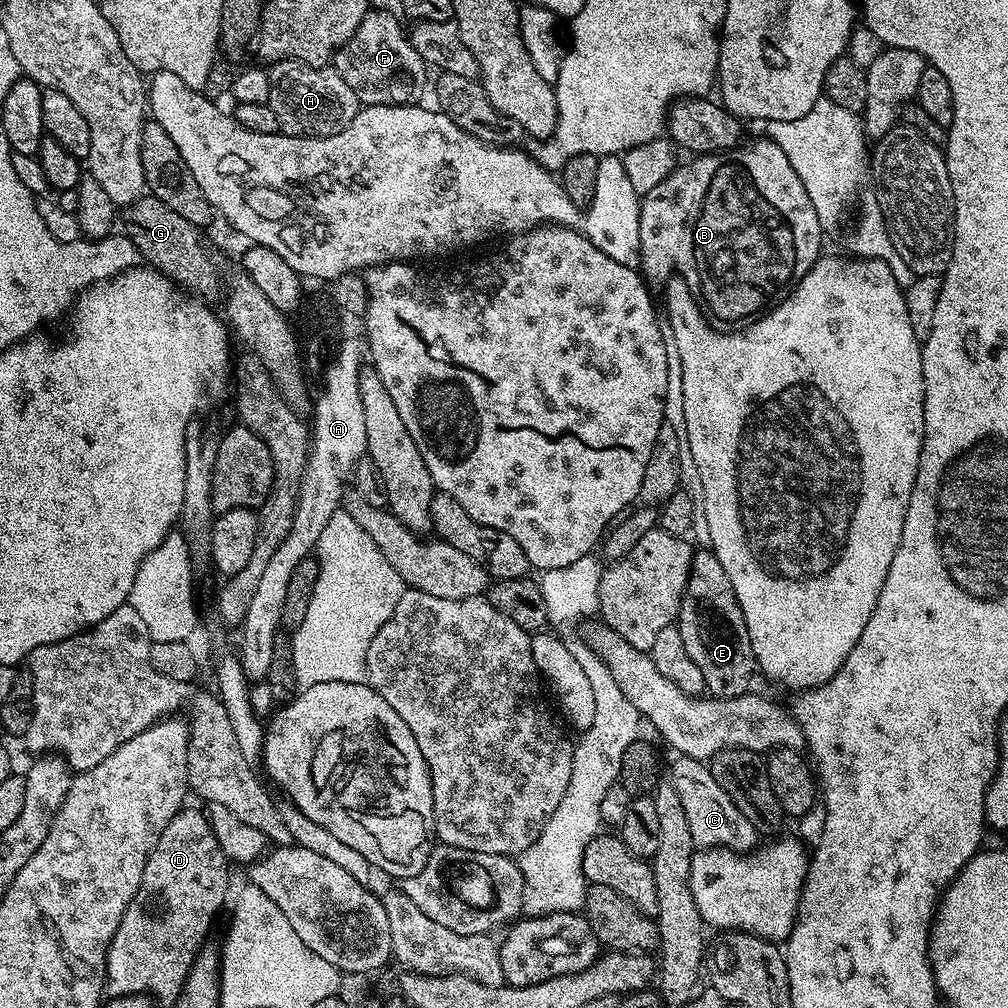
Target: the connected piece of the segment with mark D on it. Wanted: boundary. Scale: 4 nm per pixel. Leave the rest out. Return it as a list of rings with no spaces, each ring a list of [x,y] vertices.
[[[185,806],[181,808],[179,814],[170,818],[170,826],[166,826],[166,830],[162,830],[162,838],[158,838],[158,842],[146,862],[146,870],[142,870],[142,882],[138,886],[138,894],[134,894],[130,906],[126,906],[126,914],[122,914],[122,922],[118,922],[118,930],[114,930],[114,938],[108,947],[104,987],[109,997],[145,995],[155,1001],[157,1005],[164,1004],[164,1006],[170,1006],[180,997],[186,978],[190,974],[190,966],[201,948],[205,947],[207,940],[204,939],[207,938],[208,931],[211,930],[212,923],[215,922],[216,915],[219,914],[220,907],[224,904],[224,895],[228,892],[228,868],[230,869],[230,861],[222,854],[222,846],[218,846],[218,838],[214,838],[214,830],[210,826],[207,815],[201,809],[199,812],[196,808]]]

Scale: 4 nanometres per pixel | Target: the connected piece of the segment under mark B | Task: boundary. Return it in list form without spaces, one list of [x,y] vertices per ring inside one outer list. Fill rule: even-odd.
[[[771,138],[752,140],[749,144],[741,142],[735,148],[728,149],[727,152],[700,154],[692,158],[689,164],[683,164],[673,168],[670,175],[662,178],[662,182],[658,182],[658,186],[654,186],[654,190],[643,193],[640,202],[639,271],[648,282],[653,282],[652,280],[664,282],[673,273],[679,274],[688,283],[689,289],[698,294],[702,301],[704,314],[709,321],[718,326],[735,325],[736,328],[744,328],[748,324],[753,324],[755,320],[763,318],[767,312],[773,312],[792,292],[797,280],[802,279],[815,266],[816,261],[822,255],[820,243],[826,236],[826,229],[820,225],[818,213],[814,210],[814,202],[810,202],[810,194],[806,194],[806,186],[802,186],[802,178],[798,178],[794,166],[790,166],[790,158],[786,158],[786,154],[782,154],[780,147]]]

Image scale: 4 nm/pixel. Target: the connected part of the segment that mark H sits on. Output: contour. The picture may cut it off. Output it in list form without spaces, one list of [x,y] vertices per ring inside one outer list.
[[[280,60],[267,69],[270,82],[270,98],[267,104],[274,110],[274,118],[278,118],[280,132],[285,136],[329,136],[338,134],[356,117],[362,105],[360,99],[342,82],[335,67],[312,68],[299,60]]]

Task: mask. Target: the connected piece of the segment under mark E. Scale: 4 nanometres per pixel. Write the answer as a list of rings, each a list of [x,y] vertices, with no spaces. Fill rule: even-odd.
[[[710,550],[693,551],[678,627],[682,646],[686,646],[686,654],[694,661],[694,666],[702,670],[705,689],[713,697],[742,696],[749,691],[756,659],[746,630],[746,618],[742,618],[742,606],[738,606],[734,586],[730,586],[722,562],[718,562]]]

